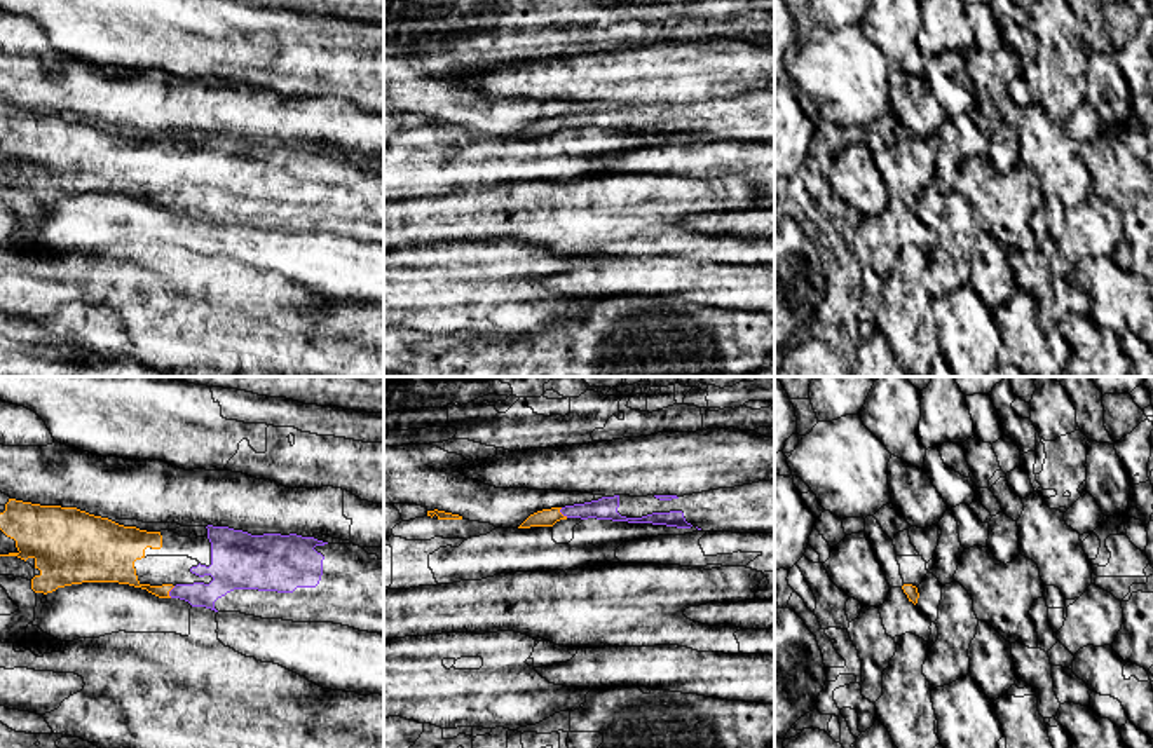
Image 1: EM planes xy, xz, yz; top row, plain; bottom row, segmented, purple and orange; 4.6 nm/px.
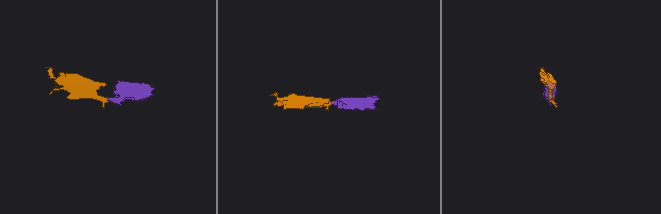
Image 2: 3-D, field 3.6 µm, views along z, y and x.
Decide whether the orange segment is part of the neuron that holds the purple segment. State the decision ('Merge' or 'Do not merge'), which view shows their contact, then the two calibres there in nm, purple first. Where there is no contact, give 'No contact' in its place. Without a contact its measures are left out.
Merge. Touches purple in xy. Thickness 110 nm (purple) against 130 nm

